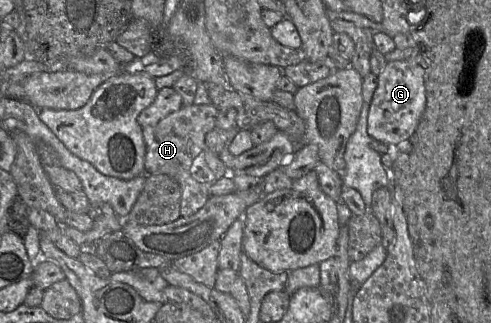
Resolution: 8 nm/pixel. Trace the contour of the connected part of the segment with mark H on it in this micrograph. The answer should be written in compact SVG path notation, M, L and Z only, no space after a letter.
M212 104L183 105L154 125L142 128L146 147L145 174L165 174L173 178L181 189L180 216L195 214L210 197L210 187L229 169L219 155L212 152L205 143L206 134L216 128L215 121L219 110Z

